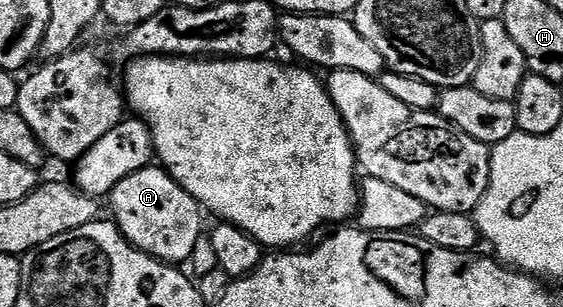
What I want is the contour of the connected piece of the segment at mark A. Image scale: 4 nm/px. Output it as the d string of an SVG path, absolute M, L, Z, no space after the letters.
M149 166L122 178L110 194L111 219L120 227L120 233L138 250L164 264L180 266L191 261L194 246L202 235L204 224L200 203L186 194L182 186L160 166Z

